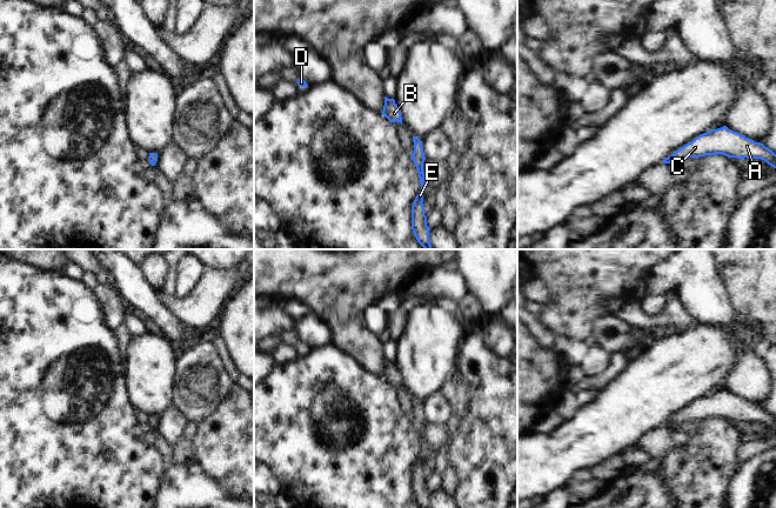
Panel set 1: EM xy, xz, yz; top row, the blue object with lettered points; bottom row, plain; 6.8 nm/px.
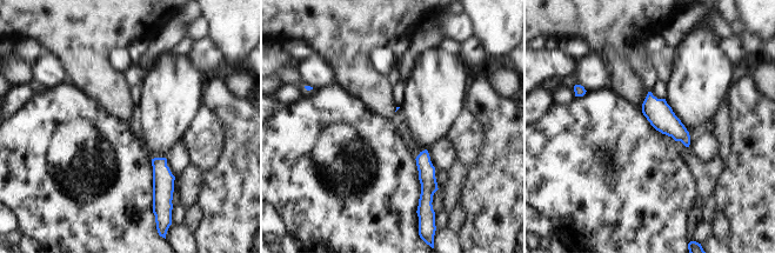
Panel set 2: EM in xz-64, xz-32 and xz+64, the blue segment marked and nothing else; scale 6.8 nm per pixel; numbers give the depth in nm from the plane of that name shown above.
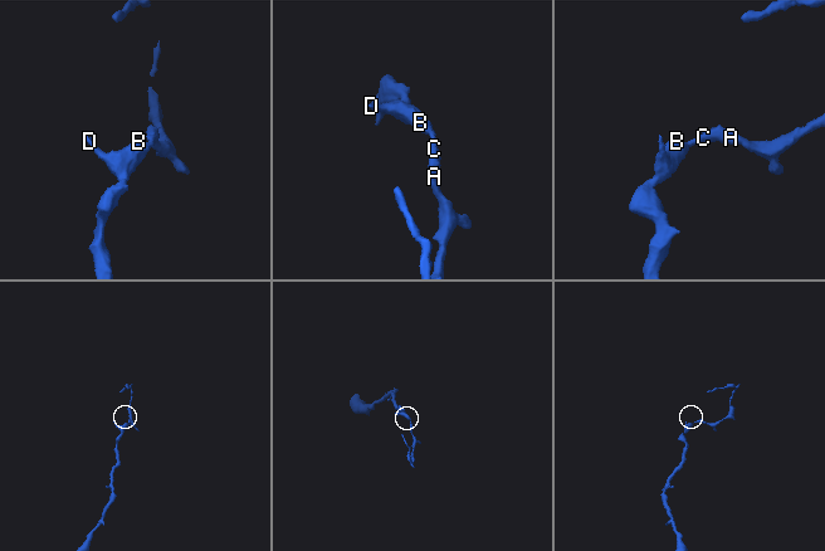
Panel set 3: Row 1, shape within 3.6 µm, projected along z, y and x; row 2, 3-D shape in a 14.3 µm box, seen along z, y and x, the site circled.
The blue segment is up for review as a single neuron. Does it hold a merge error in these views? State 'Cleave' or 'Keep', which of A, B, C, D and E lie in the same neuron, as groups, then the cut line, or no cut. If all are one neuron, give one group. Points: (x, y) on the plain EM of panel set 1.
Keep. Groups: A B C D E. No split

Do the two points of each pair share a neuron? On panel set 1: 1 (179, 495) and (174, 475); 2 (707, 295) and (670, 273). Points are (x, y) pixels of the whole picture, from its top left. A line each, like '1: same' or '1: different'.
1: same
2: same

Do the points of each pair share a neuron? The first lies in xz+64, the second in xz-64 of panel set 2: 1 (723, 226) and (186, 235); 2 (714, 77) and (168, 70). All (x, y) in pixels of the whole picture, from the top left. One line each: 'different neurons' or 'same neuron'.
1: different neurons
2: same neuron

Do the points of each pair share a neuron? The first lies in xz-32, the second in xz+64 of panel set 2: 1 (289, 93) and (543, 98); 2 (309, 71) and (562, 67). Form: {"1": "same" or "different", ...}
{"1": "different", "2": "different"}

